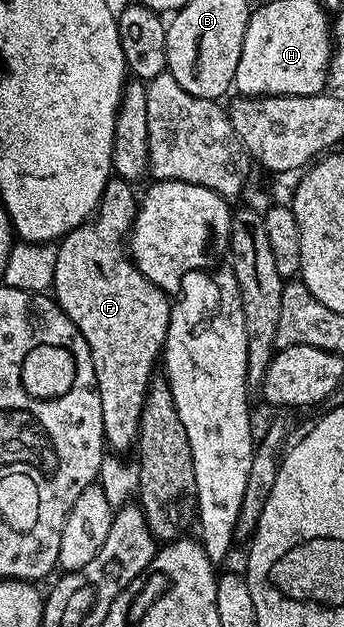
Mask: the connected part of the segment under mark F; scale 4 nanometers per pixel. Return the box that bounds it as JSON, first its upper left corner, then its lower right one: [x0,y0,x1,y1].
[53,176,172,449]

